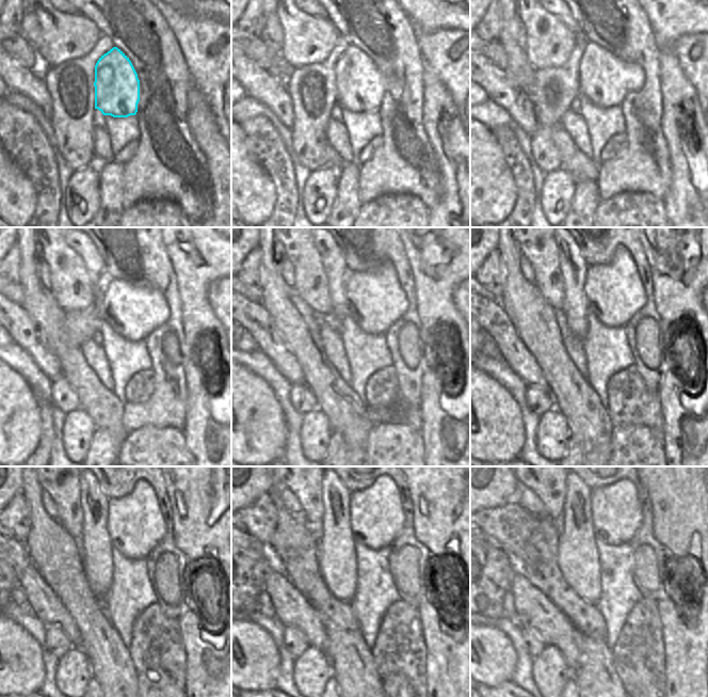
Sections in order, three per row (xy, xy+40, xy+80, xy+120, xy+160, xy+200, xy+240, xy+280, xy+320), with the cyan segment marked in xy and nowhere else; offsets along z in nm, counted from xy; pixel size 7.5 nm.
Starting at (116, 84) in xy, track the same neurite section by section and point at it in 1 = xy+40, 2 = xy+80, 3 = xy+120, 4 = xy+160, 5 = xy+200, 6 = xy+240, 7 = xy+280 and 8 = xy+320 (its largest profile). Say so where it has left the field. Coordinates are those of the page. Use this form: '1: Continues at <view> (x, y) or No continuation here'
1: Continues at xy+40 (359, 89)
2: Continues at xy+80 (605, 79)
3: Continues at xy+120 (132, 312)
4: Continues at xy+160 (374, 299)
5: Continues at xy+200 (614, 291)
6: Continues at xy+240 (135, 525)
7: Continues at xy+280 (376, 518)
8: Continues at xy+320 (616, 516).

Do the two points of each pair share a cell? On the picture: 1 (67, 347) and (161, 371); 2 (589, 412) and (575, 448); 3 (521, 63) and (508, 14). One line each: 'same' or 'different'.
1: different
2: different
3: same

